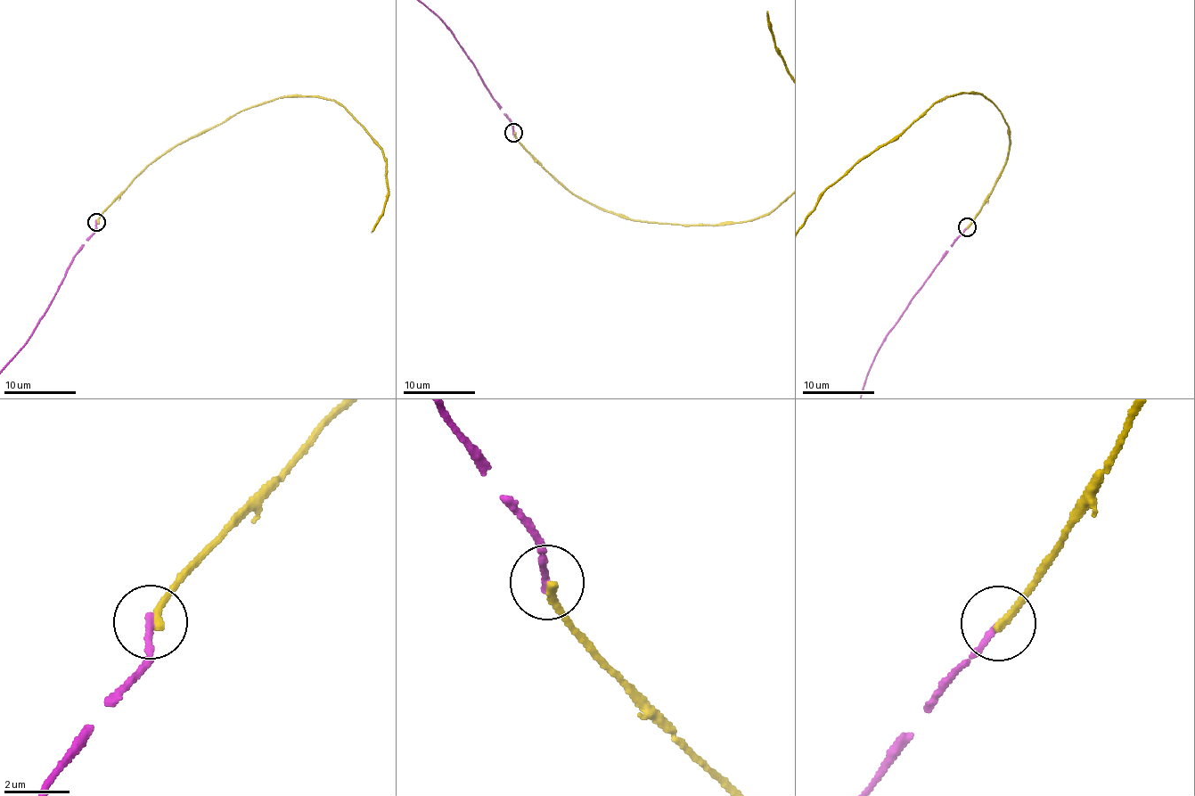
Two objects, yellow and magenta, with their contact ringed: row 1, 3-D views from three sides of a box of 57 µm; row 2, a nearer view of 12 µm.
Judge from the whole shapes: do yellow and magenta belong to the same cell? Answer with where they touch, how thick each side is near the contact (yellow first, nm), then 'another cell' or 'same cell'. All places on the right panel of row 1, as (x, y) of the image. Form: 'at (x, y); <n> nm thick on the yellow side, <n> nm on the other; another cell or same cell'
at (967, 227); 240 nm thick on the yellow side, 220 nm on the other; another cell

